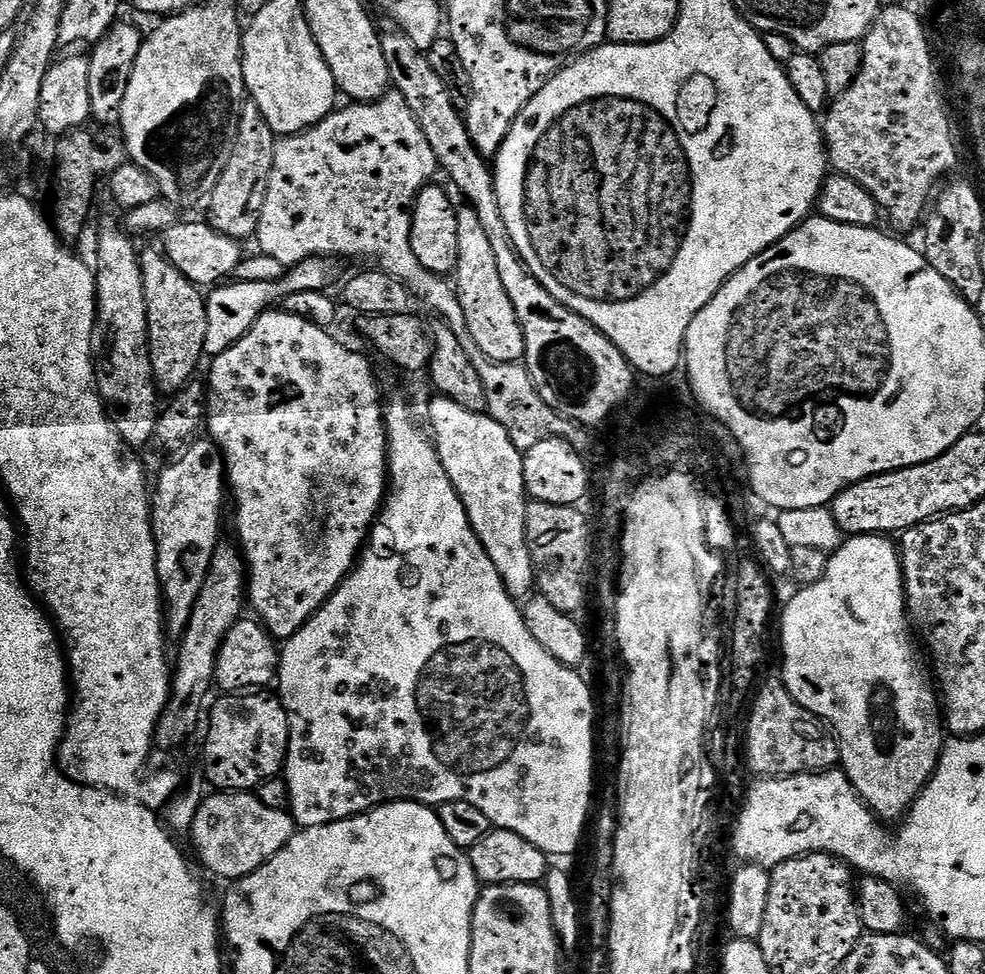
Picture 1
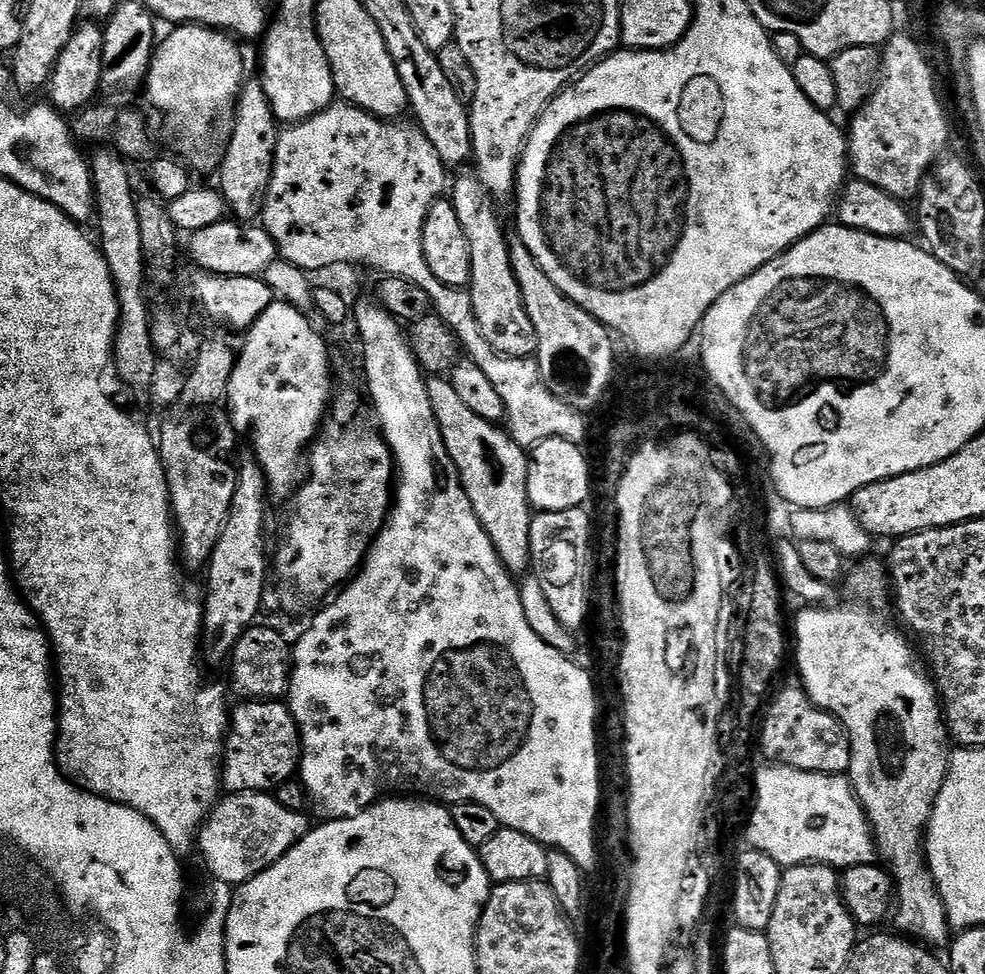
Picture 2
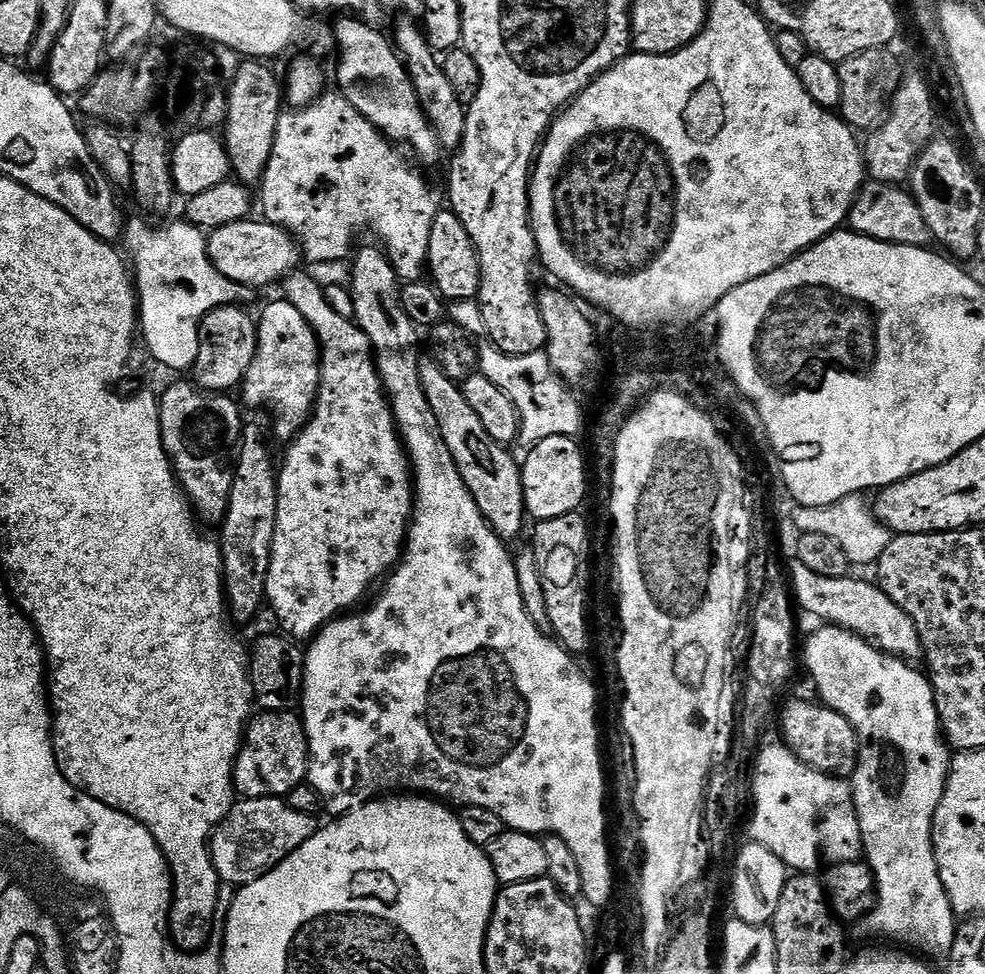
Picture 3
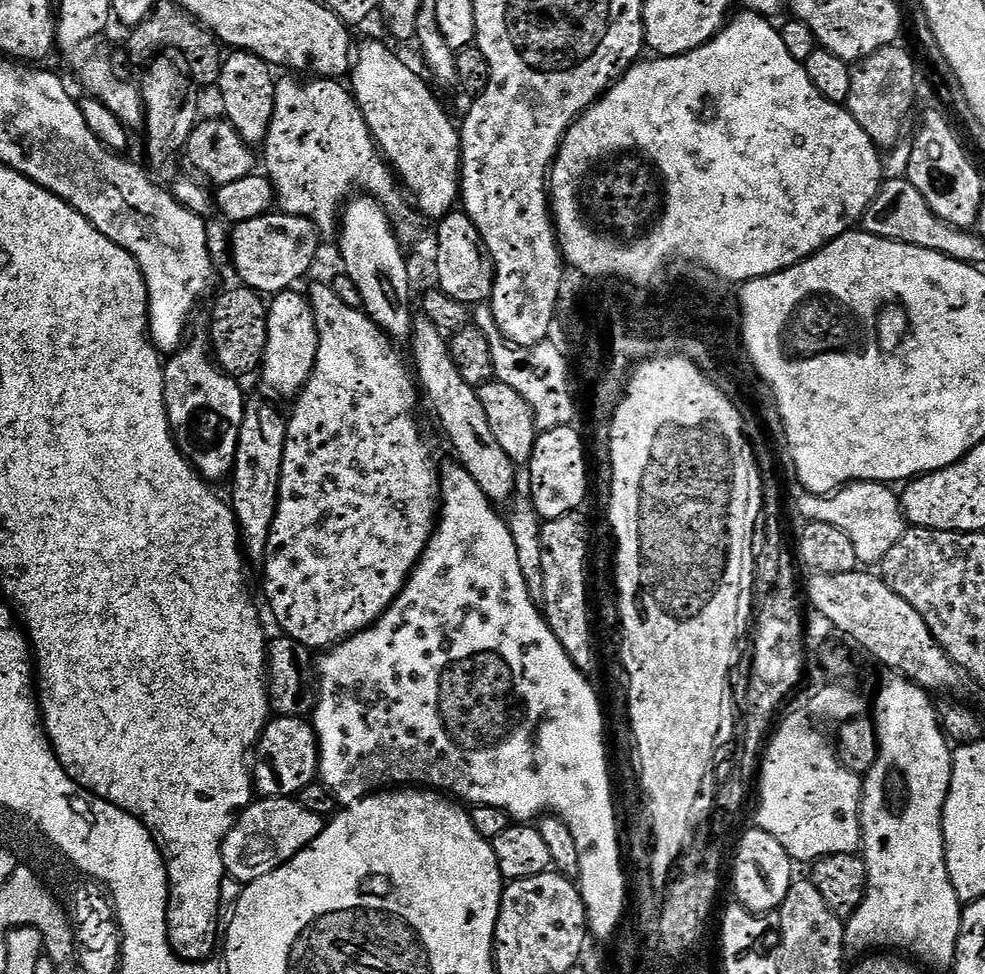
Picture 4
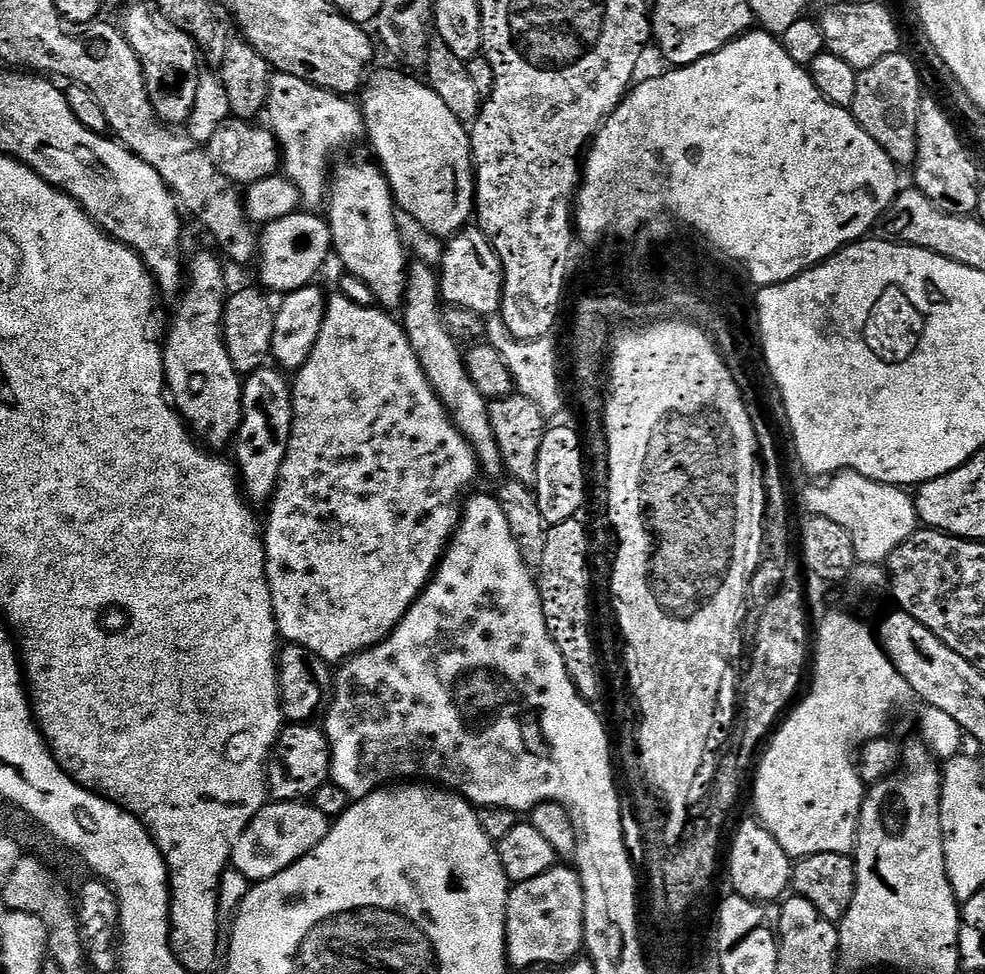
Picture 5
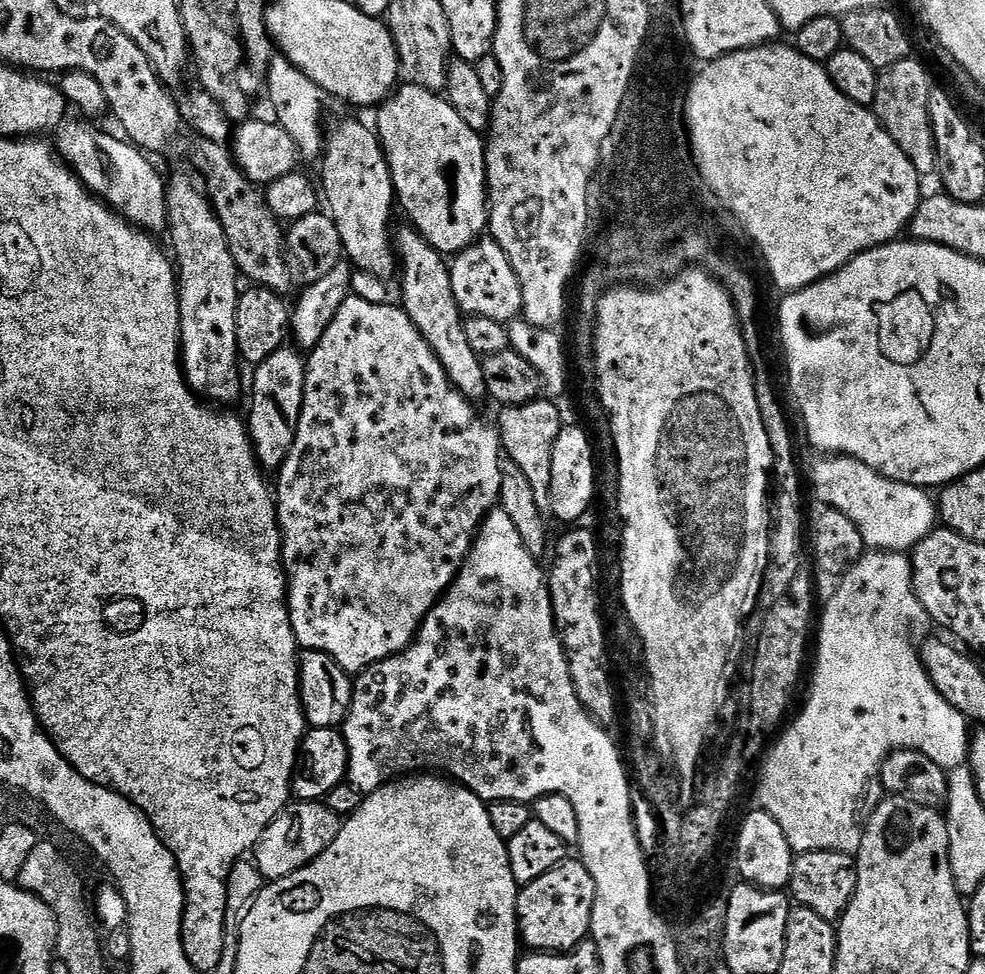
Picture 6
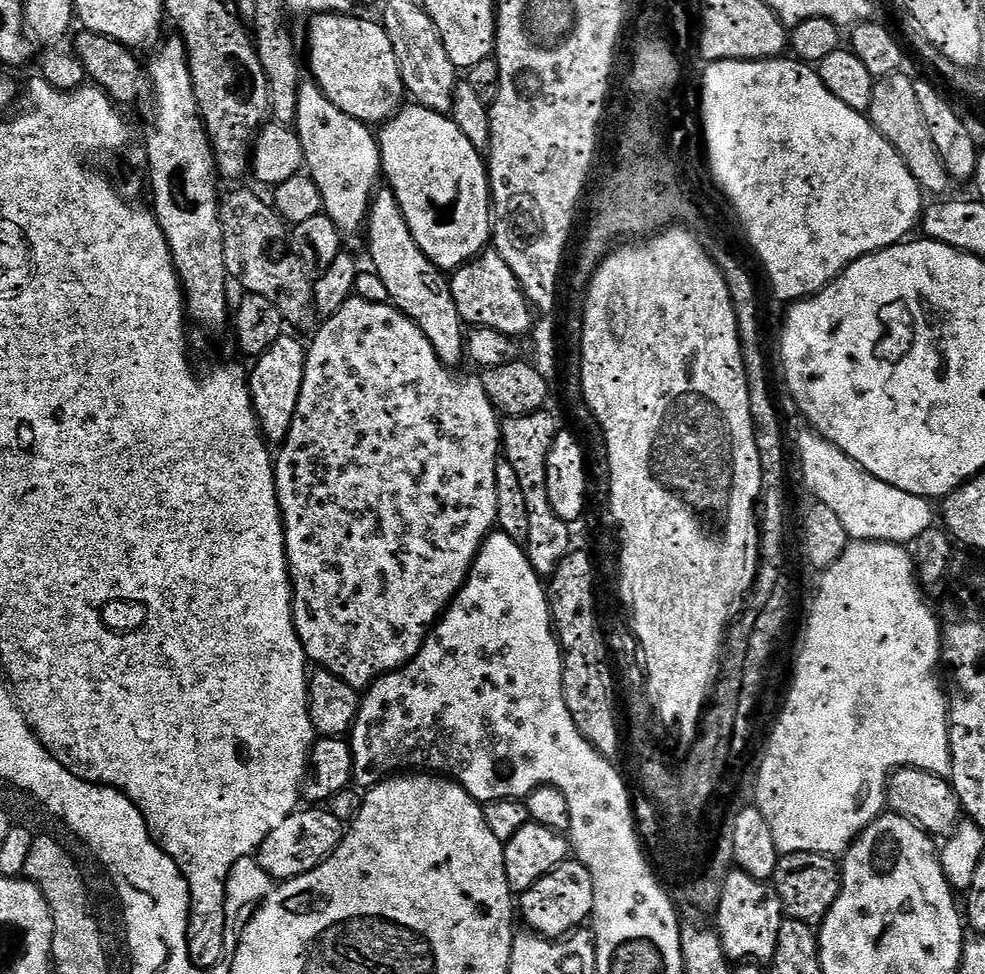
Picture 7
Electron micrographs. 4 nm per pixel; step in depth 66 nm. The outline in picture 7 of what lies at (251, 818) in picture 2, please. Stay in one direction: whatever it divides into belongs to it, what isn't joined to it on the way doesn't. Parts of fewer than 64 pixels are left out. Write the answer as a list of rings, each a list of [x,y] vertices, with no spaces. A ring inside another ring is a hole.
[[[310,806],[299,809],[286,818],[277,830],[274,830],[257,849],[256,859],[262,869],[275,881],[283,882],[316,869],[324,859],[332,855],[341,844],[346,831],[345,821],[336,818],[329,809]]]

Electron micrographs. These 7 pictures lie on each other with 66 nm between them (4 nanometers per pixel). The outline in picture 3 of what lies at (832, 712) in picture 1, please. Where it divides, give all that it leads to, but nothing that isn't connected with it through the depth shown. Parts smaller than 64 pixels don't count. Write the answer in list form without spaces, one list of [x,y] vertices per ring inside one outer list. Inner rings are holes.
[[[820,626],[805,644],[803,641],[802,664],[808,667],[824,707],[842,714],[854,726],[860,743],[856,769],[850,773],[850,787],[864,843],[862,856],[876,879],[876,907],[864,917],[862,928],[872,936],[885,936],[885,941],[907,946],[925,957],[947,957],[954,946],[958,917],[942,886],[942,864],[932,844],[932,828],[948,785],[950,748],[940,726],[931,679],[909,661],[881,652],[853,632],[835,626]]]

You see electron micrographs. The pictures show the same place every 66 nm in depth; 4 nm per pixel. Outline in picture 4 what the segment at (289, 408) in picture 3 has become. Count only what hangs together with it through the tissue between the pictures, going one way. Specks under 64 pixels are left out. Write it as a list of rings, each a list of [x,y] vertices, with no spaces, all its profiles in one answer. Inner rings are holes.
[[[289,290],[277,295],[268,308],[268,341],[262,363],[264,380],[280,396],[296,398],[306,386],[316,365],[318,330],[312,304],[303,291]]]

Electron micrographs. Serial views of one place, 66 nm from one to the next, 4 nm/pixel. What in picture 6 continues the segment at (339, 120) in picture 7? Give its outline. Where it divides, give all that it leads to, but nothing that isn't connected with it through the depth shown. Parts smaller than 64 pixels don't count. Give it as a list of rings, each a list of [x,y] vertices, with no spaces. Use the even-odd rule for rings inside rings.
[[[344,120],[329,132],[327,129],[322,140],[320,162],[318,184],[322,189],[323,203],[328,203],[326,212],[338,228],[343,255],[353,269],[388,278],[392,271],[397,271],[398,257],[390,232],[388,236],[392,204],[394,208],[394,189],[388,160],[384,156],[384,149],[380,147],[380,137],[369,125],[367,128],[356,120]]]

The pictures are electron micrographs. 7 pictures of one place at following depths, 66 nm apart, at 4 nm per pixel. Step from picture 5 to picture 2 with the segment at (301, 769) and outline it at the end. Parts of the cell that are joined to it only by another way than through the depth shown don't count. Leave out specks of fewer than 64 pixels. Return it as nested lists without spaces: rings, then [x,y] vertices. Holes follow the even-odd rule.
[[[245,699],[230,712],[230,727],[222,753],[222,784],[229,793],[271,793],[297,775],[300,731],[287,703]]]

